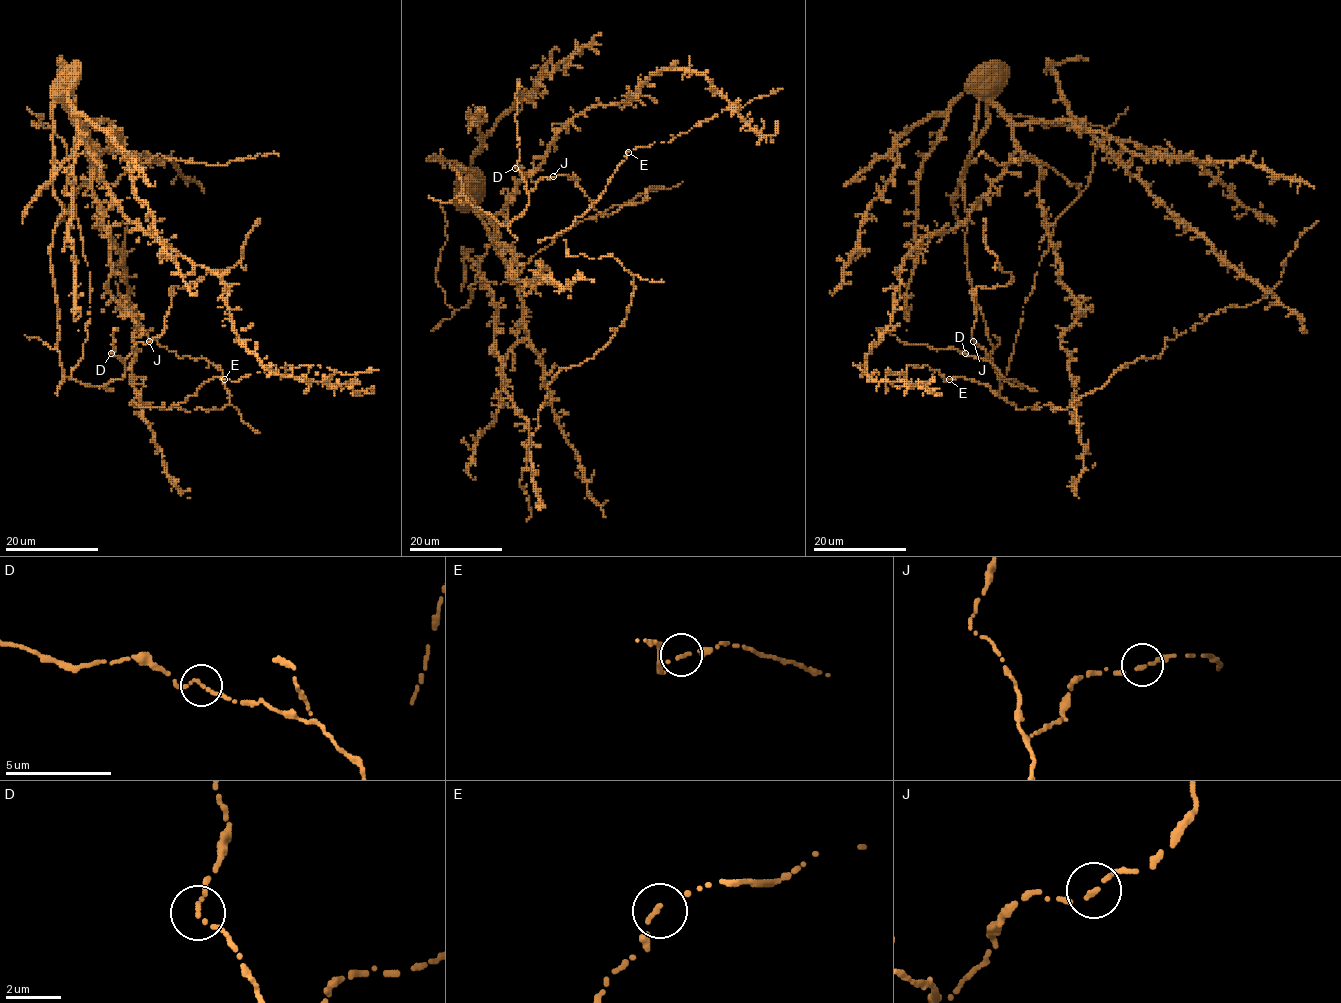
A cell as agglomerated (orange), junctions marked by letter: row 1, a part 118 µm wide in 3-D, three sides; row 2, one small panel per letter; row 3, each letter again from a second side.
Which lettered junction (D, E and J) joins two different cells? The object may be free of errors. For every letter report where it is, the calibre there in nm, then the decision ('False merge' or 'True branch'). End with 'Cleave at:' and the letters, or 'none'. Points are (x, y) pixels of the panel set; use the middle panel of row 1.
D: Place: (515, 168). Thickness 130 nm. True branch
E: Place: (628, 152). Thickness 120 nm. True branch
J: Place: (553, 176). Thickness 140 nm. True branch
Cleave at: none

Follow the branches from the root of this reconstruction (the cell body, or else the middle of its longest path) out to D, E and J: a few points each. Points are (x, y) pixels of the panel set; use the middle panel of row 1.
D: (642, 83), (571, 118), (493, 218), (457, 190), (460, 166), (461, 195), (507, 226), (529, 197), (515, 168)
E: (642, 83), (658, 69), (700, 73), (734, 109), (739, 108), (724, 110), (670, 142), (628, 152)
J: (642, 83), (571, 118), (493, 218), (454, 168), (461, 195), (506, 226), (553, 176)

